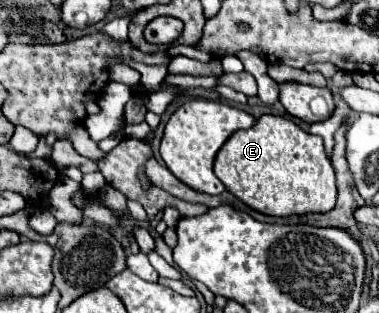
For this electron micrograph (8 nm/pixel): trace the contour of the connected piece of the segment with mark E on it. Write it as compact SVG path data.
M262 115L252 129L236 131L218 151L214 161L214 173L224 183L224 187L236 195L242 203L246 203L250 209L272 215L272 217L284 217L284 215L306 215L306 213L328 213L336 205L336 181L334 181L334 169L330 165L330 159L326 157L322 139L316 135L310 135L302 131L296 123L274 117L274 115Z

